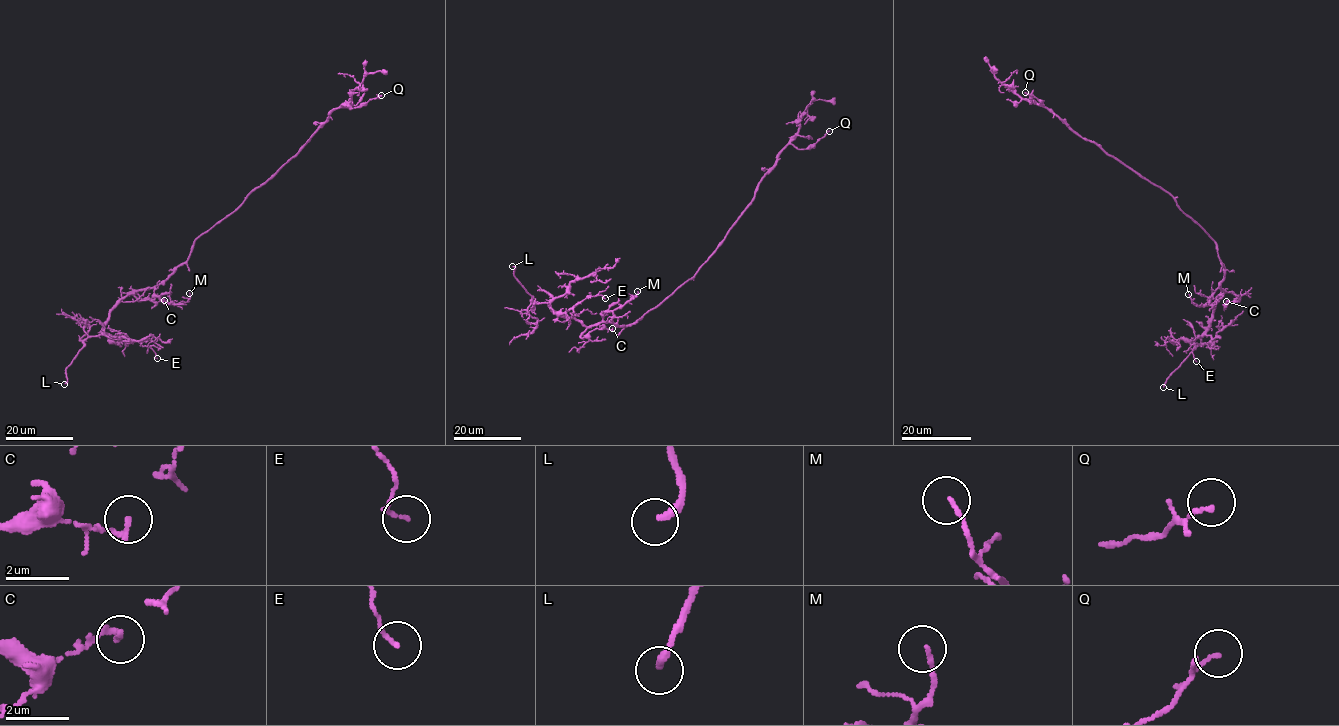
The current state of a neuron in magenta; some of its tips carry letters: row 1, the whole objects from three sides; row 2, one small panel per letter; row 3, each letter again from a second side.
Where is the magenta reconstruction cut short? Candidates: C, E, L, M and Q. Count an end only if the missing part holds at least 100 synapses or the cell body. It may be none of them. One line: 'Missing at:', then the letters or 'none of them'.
Missing at: L

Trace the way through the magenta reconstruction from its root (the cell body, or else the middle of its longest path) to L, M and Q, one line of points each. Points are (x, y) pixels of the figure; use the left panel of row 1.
L: (231, 213), (202, 233), (190, 256), (165, 279), (120, 301), (100, 333), (84, 341), (66, 368), (64, 384)
M: (231, 213), (202, 233), (195, 240), (190, 256), (154, 290), (166, 303), (184, 304), (190, 298), (189, 293)
Q: (231, 213), (306, 144), (334, 110), (360, 107), (381, 95)

